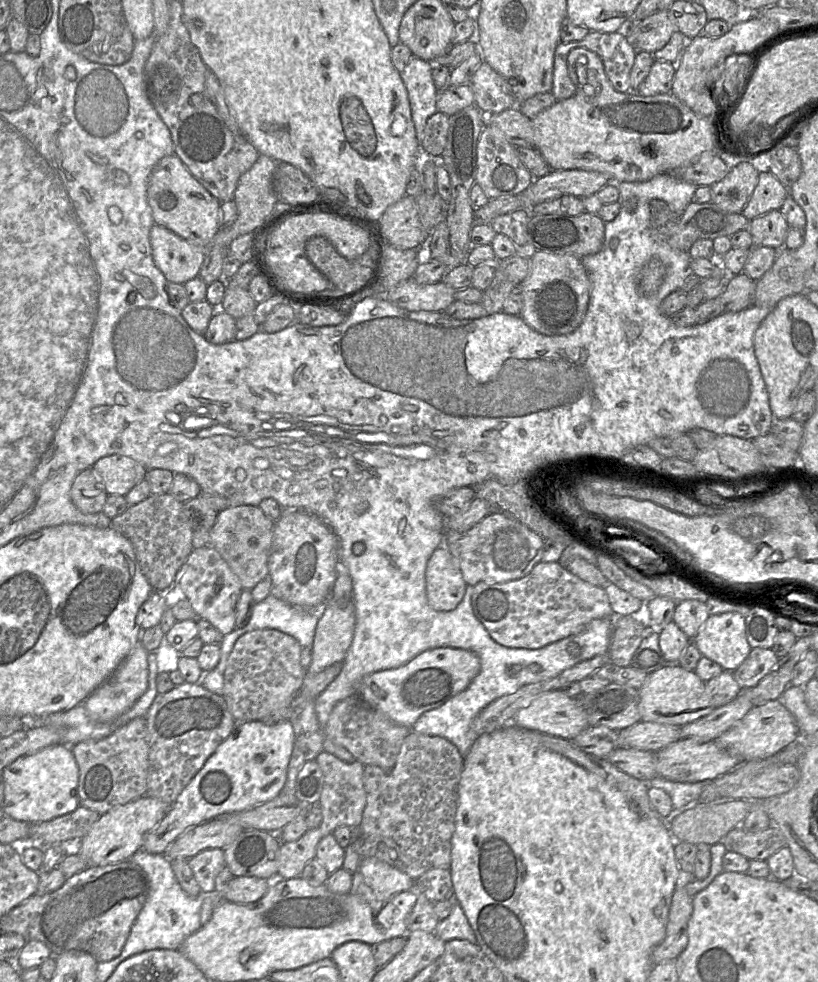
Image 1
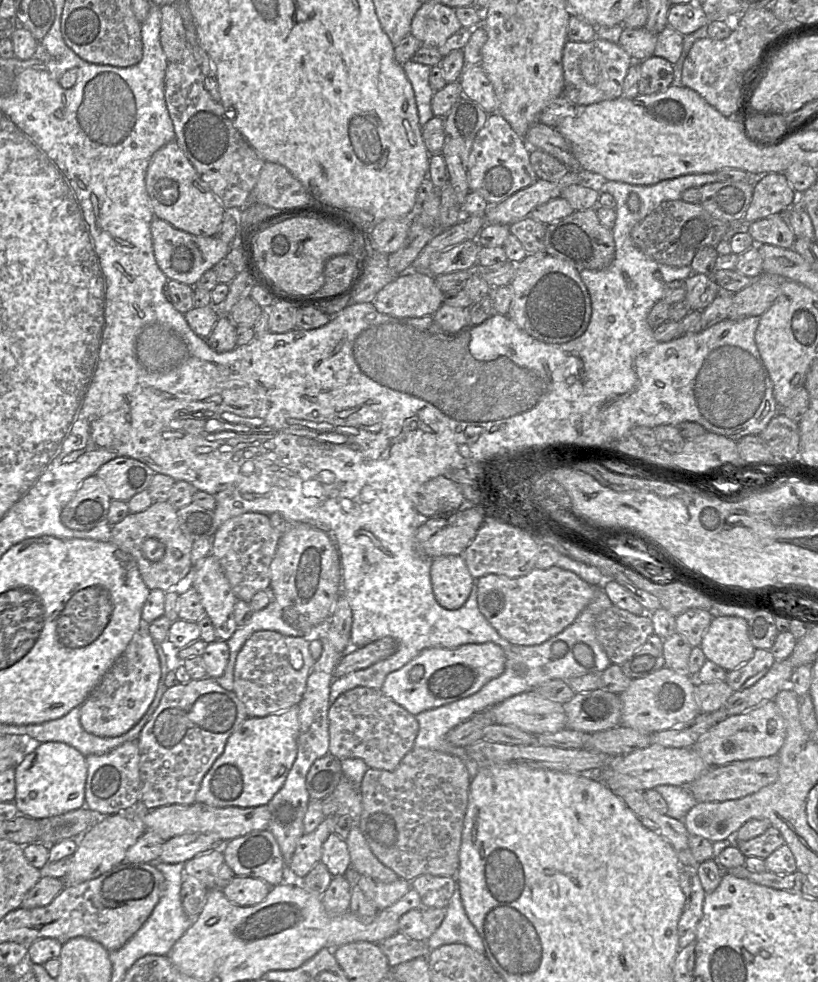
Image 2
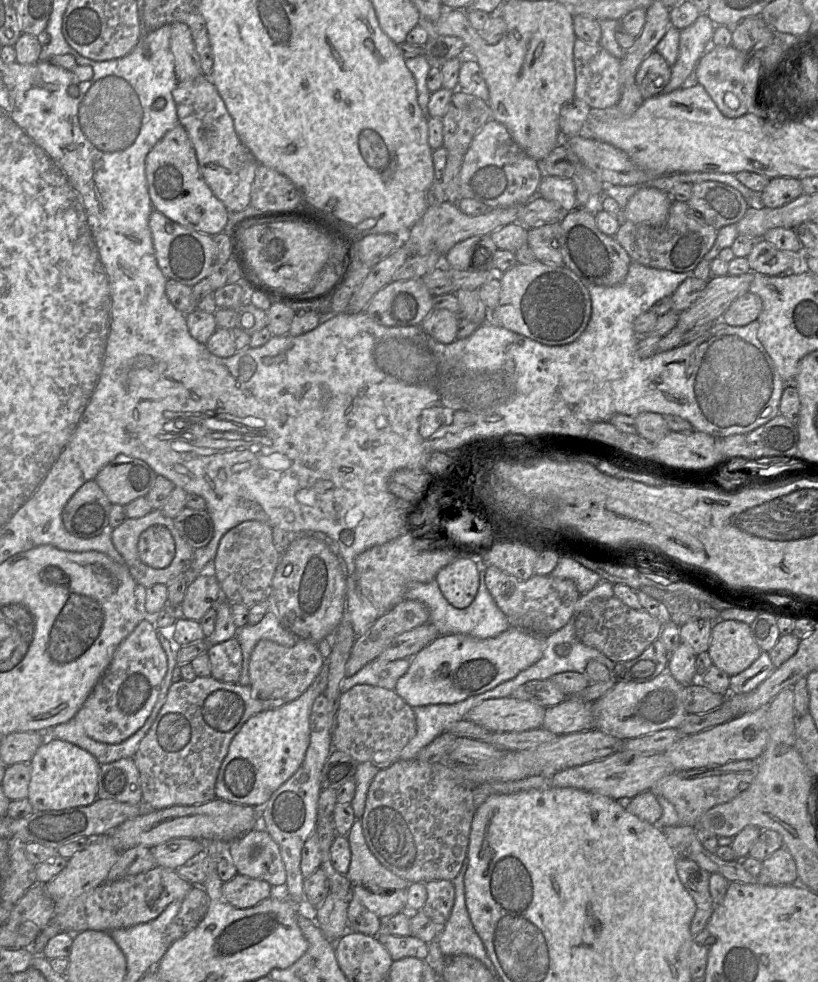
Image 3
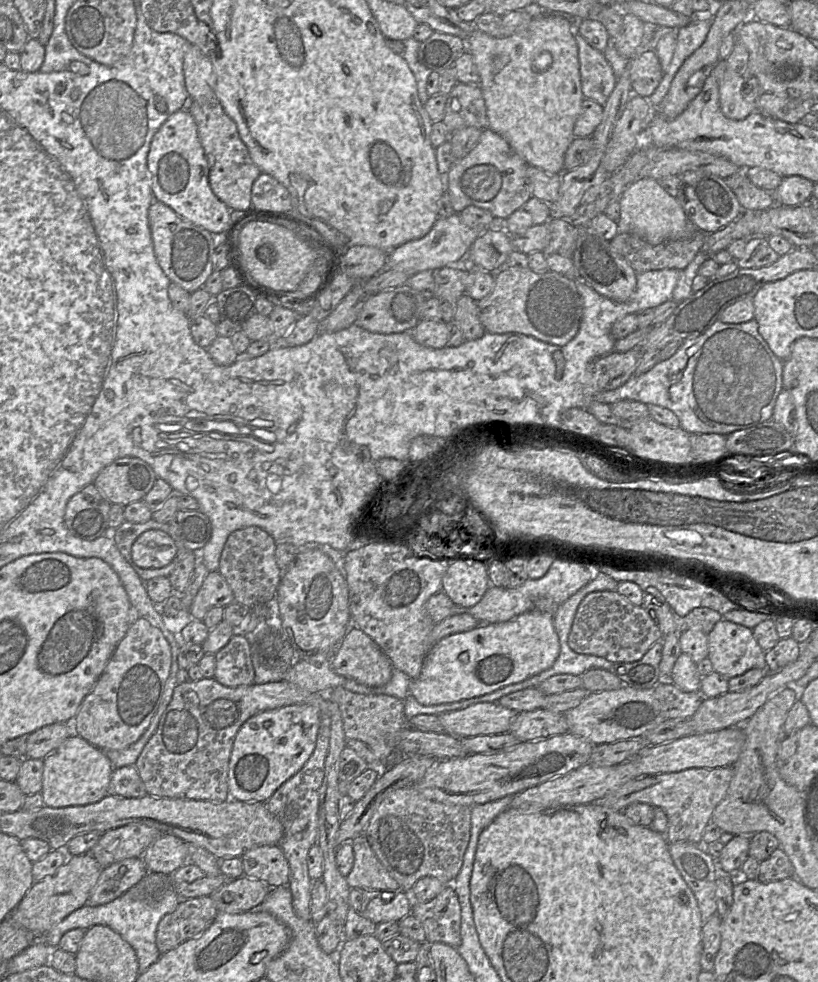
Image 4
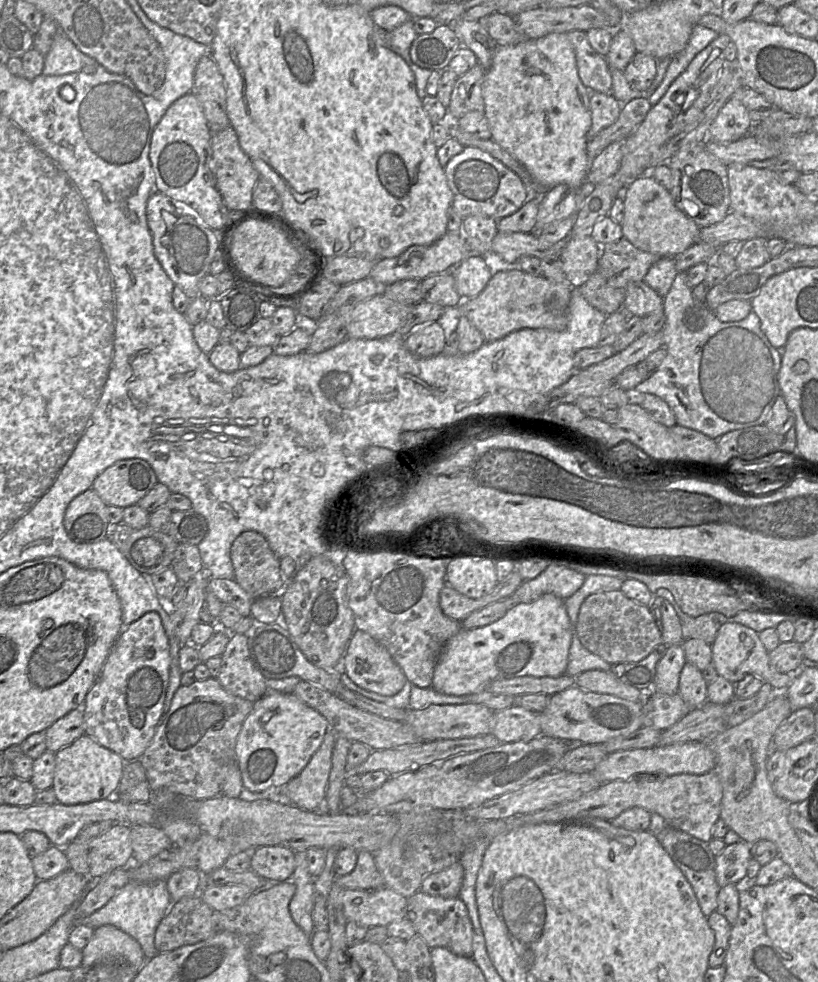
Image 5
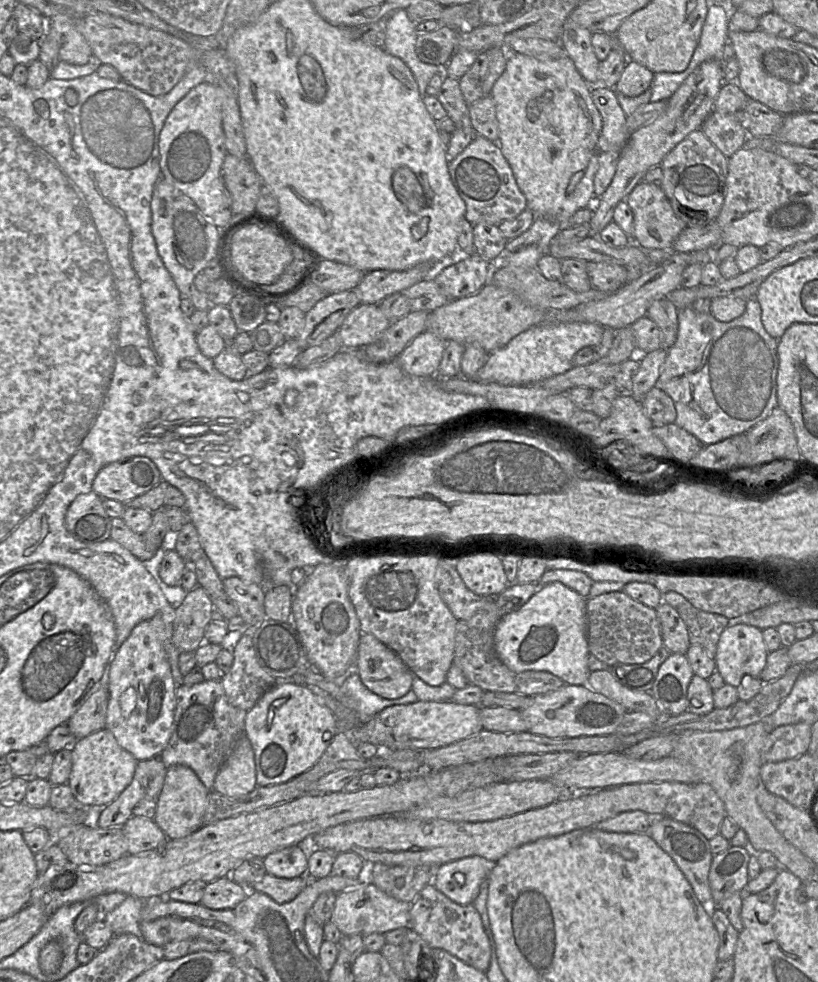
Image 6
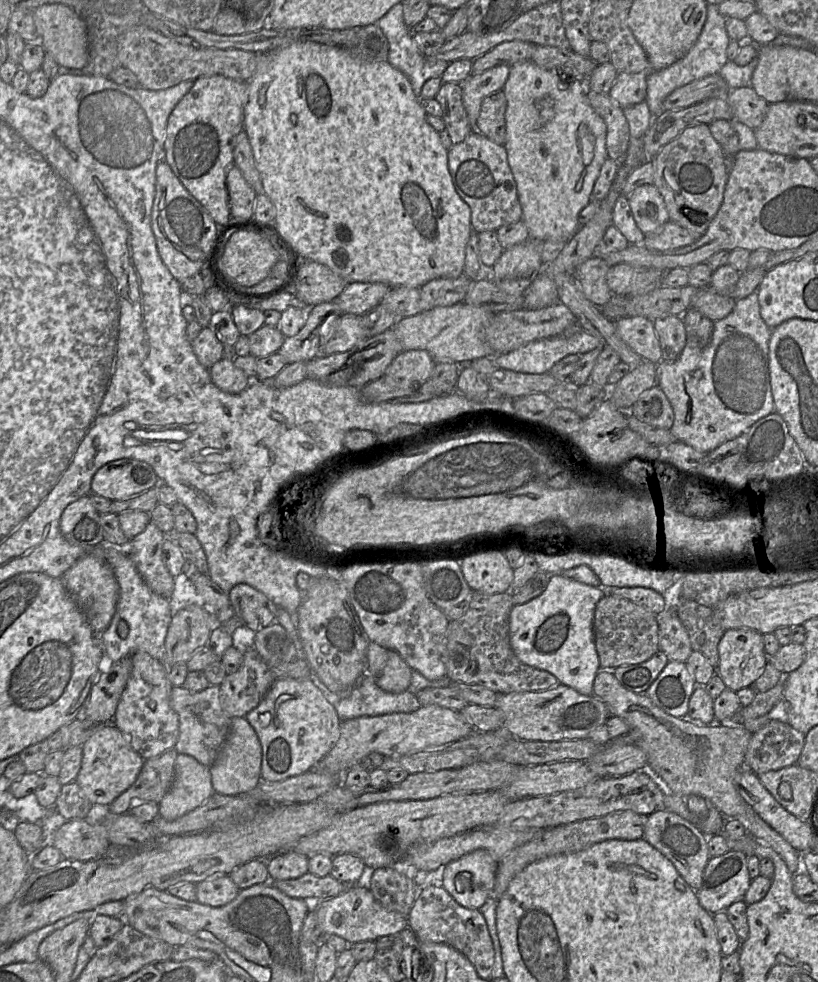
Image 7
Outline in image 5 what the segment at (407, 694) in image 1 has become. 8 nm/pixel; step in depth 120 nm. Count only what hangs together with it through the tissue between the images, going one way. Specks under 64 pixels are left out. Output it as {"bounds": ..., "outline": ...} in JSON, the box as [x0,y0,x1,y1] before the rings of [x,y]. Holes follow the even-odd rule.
{"bounds":[431,594,573,695],"outline":[[[544,594],[530,603],[512,606],[499,620],[478,628],[461,629],[443,646],[434,668],[431,687],[448,695],[467,695],[488,688],[493,680],[521,676],[558,677],[566,672],[573,637],[564,600],[554,594]]]}

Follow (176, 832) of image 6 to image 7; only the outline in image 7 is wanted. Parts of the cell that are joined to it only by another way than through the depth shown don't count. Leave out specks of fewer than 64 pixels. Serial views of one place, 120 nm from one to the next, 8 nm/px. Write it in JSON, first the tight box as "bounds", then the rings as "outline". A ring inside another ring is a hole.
{"bounds":[159,754,213,821],"outline":[[[178,754],[174,781],[159,802],[159,816],[173,821],[202,805],[213,793],[211,768],[194,757]]]}

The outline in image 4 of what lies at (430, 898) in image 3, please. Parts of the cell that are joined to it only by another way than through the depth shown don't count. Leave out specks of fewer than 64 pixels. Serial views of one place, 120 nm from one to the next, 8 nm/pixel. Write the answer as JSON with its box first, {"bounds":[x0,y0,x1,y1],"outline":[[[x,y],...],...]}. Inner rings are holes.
{"bounds":[411,884,461,948],"outline":[[[447,884],[435,898],[428,902],[414,902],[411,914],[422,924],[426,943],[441,942],[454,948],[461,944],[461,907],[452,884]]]}

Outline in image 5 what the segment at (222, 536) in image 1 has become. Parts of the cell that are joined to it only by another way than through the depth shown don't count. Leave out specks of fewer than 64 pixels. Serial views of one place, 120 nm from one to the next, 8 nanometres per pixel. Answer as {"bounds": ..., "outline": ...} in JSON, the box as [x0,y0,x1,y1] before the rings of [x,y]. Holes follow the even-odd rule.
{"bounds":[230,530,287,600],"outline":[[[252,530],[242,532],[231,545],[230,558],[234,580],[253,600],[264,595],[280,594],[284,589],[287,581],[281,573],[279,558],[262,534]]]}

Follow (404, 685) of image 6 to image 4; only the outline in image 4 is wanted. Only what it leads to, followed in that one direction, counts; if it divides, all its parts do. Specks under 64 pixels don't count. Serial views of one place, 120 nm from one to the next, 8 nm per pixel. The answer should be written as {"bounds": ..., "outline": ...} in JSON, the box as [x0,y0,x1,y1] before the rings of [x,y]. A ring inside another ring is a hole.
{"bounds":[331,627,394,687],"outline":[[[356,627],[350,628],[337,646],[331,667],[338,675],[371,687],[387,684],[394,669],[381,648]]]}

